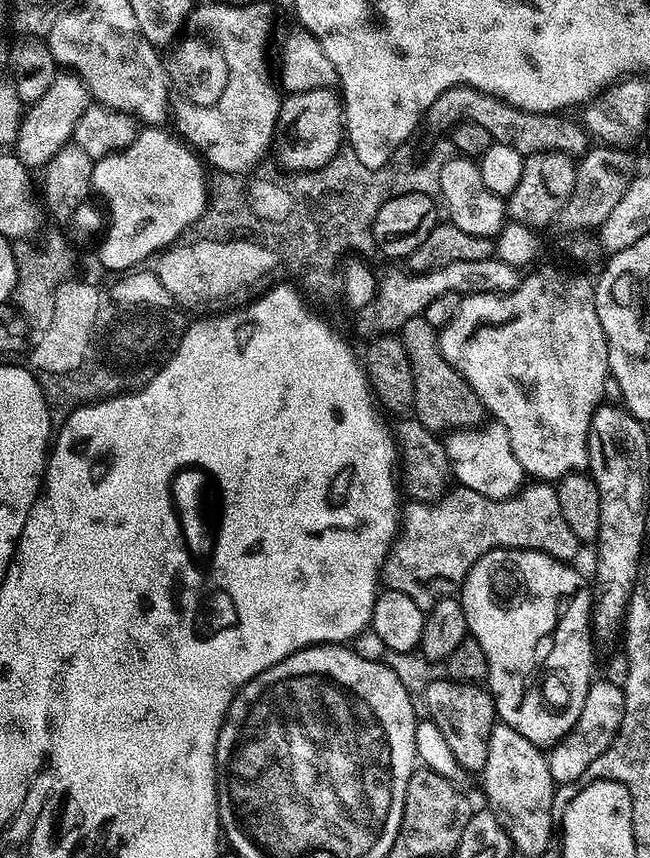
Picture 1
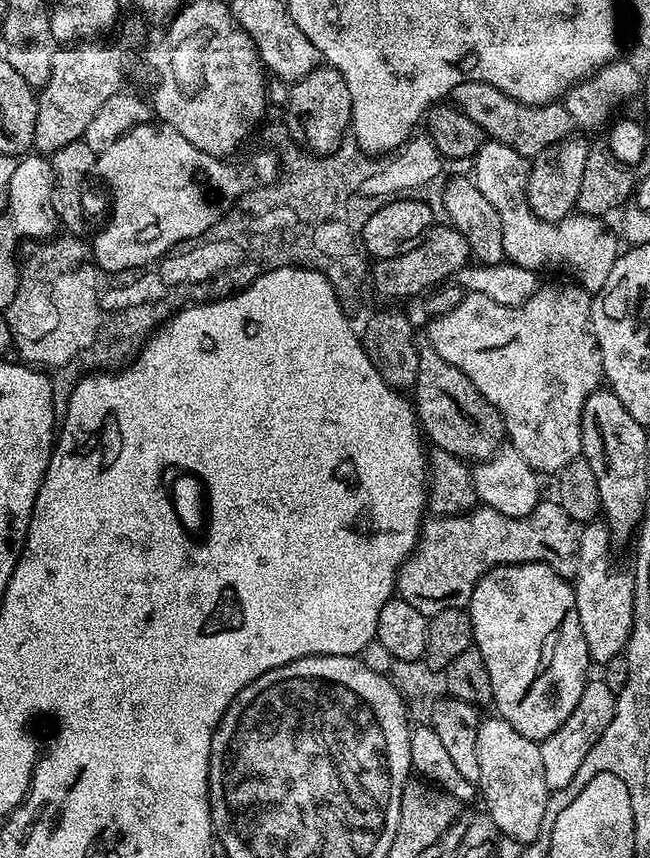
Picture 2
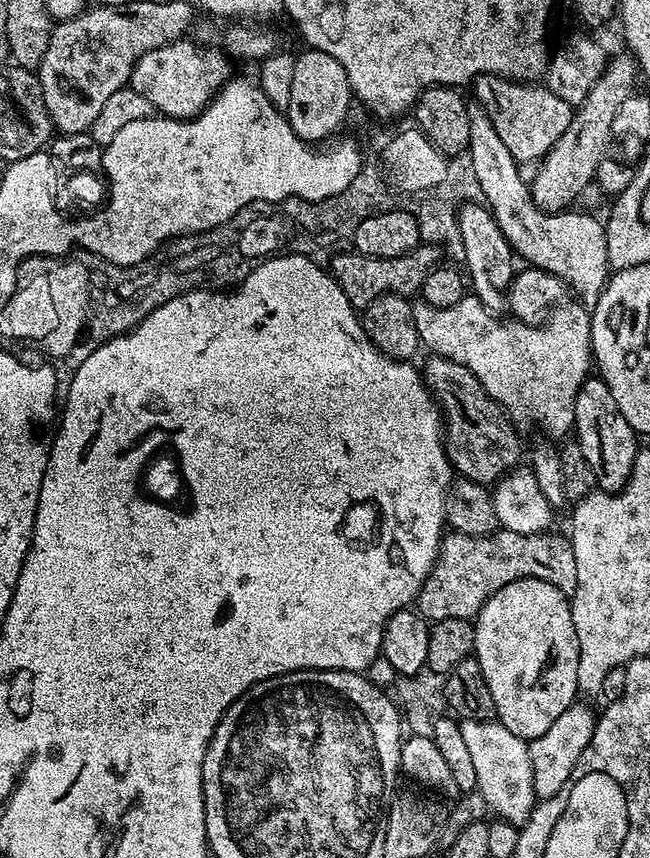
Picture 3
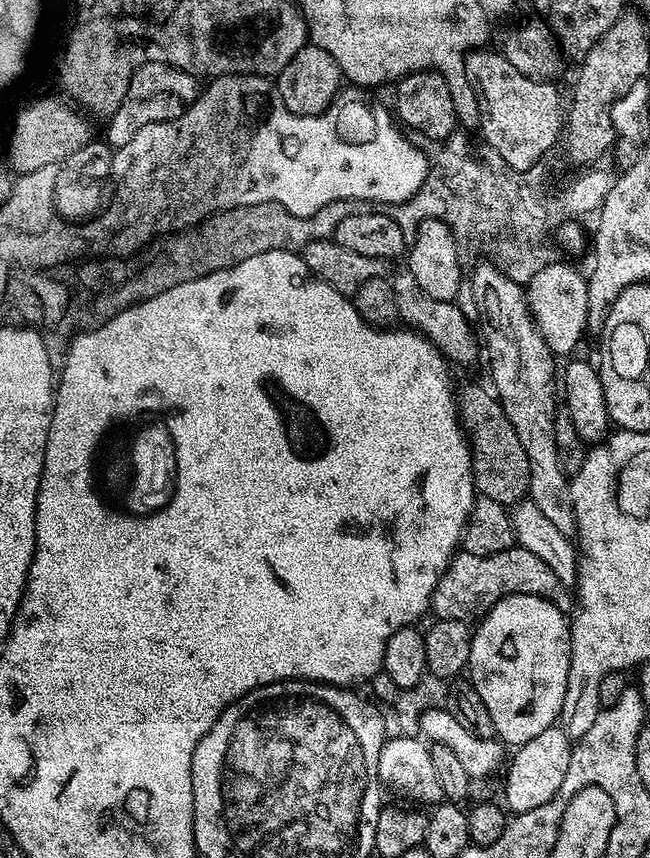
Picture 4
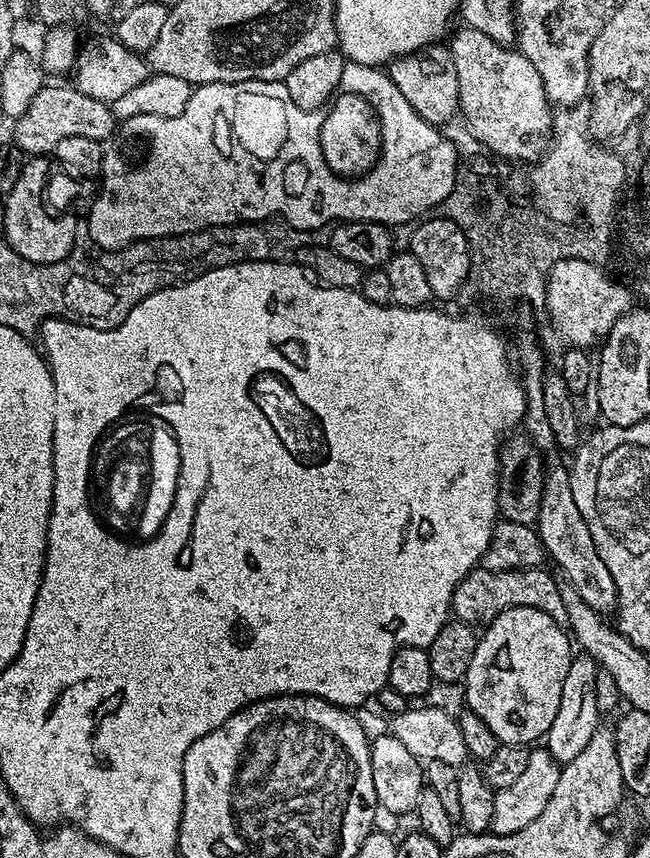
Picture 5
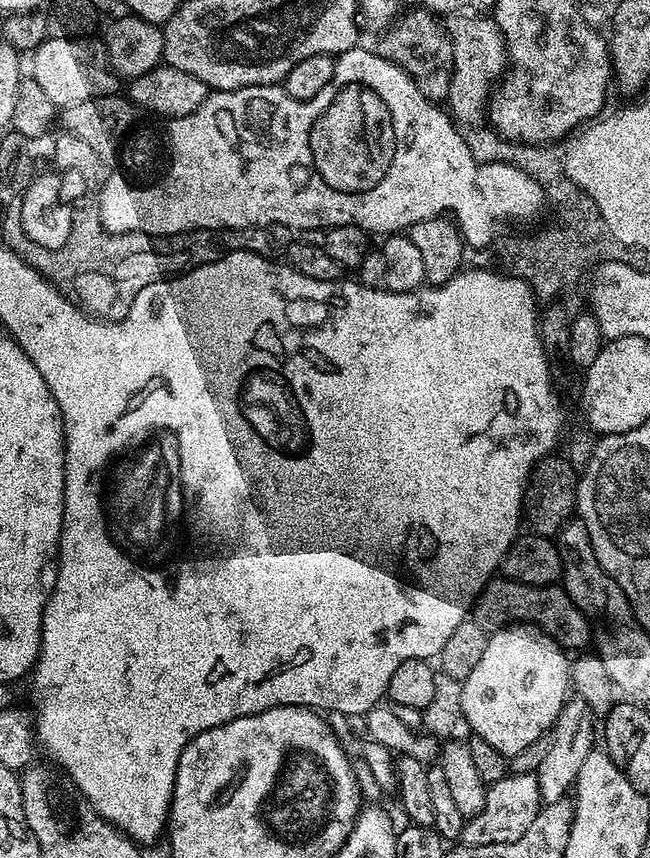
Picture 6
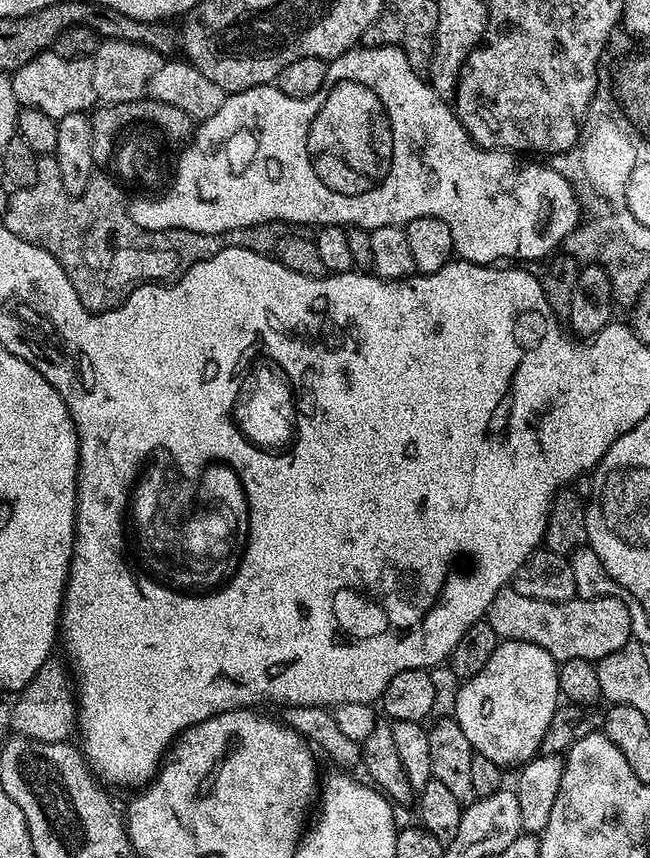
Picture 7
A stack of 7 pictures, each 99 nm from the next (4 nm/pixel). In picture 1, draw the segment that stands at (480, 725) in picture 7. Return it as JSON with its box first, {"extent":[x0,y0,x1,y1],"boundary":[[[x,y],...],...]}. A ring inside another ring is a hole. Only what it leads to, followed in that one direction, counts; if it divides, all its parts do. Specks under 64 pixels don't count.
{"extent":[458,548,594,750],"boundary":[[[492,548],[466,574],[463,586],[460,587],[458,599],[462,610],[466,614],[466,626],[470,635],[476,639],[478,646],[482,646],[482,651],[486,654],[488,663],[488,678],[486,687],[492,693],[492,699],[496,702],[496,714],[499,723],[508,724],[522,738],[534,742],[542,750],[551,749],[553,744],[564,738],[578,722],[578,714],[582,714],[582,702],[586,702],[588,687],[592,684],[594,673],[592,673],[592,644],[594,637],[592,635],[592,602],[594,599],[593,589],[584,581],[584,576],[578,569],[572,568],[571,563],[554,558],[545,552],[530,550],[529,548]]]}

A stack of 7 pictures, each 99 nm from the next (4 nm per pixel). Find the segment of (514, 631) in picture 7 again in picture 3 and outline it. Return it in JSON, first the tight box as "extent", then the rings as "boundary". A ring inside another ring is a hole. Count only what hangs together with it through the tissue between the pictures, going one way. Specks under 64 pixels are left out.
{"extent":[420,527,578,622],"boundary":[[[503,527],[491,536],[467,536],[455,530],[449,531],[441,540],[434,566],[420,588],[420,615],[429,622],[446,618],[472,620],[479,616],[488,598],[502,590],[502,586],[527,576],[550,582],[558,586],[558,590],[571,594],[578,586],[578,562],[574,558],[571,539],[554,531],[525,536]]]}

